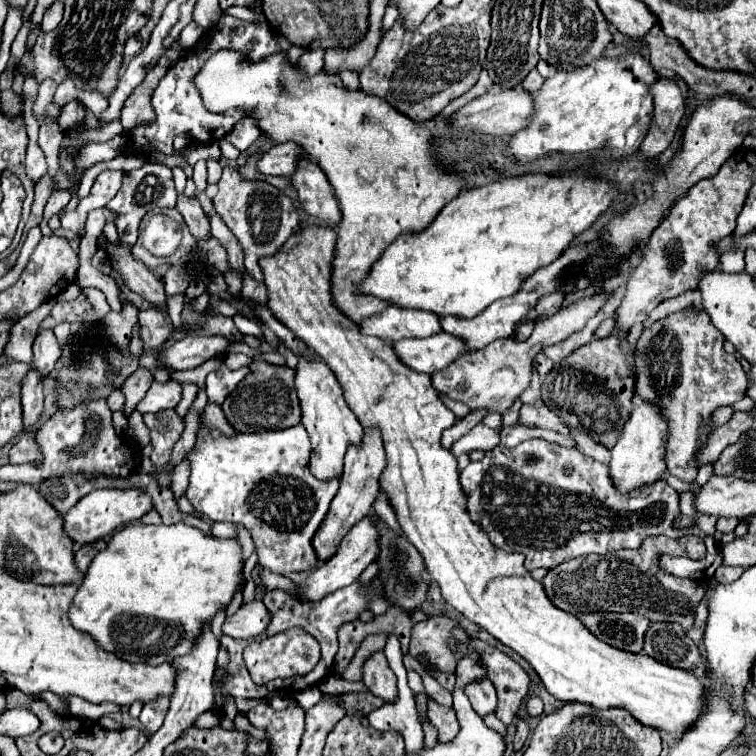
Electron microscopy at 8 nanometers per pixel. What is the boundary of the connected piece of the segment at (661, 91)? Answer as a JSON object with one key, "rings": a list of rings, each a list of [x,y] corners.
{"rings":[[[659,78],[657,86],[653,86],[653,96],[655,96],[653,122],[639,150],[649,158],[659,156],[671,144],[681,122],[681,116],[685,112],[685,100],[681,96],[680,87],[670,79]]]}

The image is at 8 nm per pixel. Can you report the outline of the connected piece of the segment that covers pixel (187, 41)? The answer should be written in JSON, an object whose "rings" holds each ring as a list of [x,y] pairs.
{"rings":[[[189,24],[189,26],[185,26],[183,30],[181,30],[181,34],[179,34],[179,46],[183,48],[183,50],[189,50],[197,40],[199,40],[199,36],[201,36],[201,32],[199,32],[199,28],[197,28],[197,24]]]}

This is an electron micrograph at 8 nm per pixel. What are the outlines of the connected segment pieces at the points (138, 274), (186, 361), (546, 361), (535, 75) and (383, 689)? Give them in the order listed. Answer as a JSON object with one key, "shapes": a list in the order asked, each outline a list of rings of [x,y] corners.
{"shapes":[[[[107,244],[107,250],[113,256],[113,266],[117,266],[121,270],[121,278],[123,278],[125,286],[129,290],[137,292],[139,296],[143,296],[145,300],[149,300],[163,314],[167,314],[169,308],[167,308],[167,294],[163,290],[163,282],[159,282],[157,276],[149,268],[145,268],[141,262],[133,260],[129,248],[125,248],[125,246],[113,248]]],[[[189,334],[183,340],[167,346],[165,352],[159,354],[159,360],[175,370],[191,370],[211,358],[227,356],[227,350],[233,342],[221,336],[199,336]]],[[[539,352],[537,358],[535,358],[535,370],[537,370],[537,374],[539,374],[539,376],[545,376],[551,368],[553,368],[551,358],[547,358],[543,352]]],[[[531,70],[531,72],[527,74],[527,78],[525,78],[521,84],[523,84],[525,90],[529,90],[529,92],[537,92],[537,90],[541,90],[543,82],[545,82],[543,76],[541,76],[537,70]]],[[[383,650],[373,652],[363,664],[363,682],[367,684],[369,692],[393,702],[397,696],[397,678],[387,664]]]]}

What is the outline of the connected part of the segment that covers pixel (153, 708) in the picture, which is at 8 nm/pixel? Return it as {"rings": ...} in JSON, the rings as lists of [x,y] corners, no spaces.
{"rings":[[[159,698],[157,702],[147,702],[143,704],[143,710],[141,710],[141,716],[139,716],[139,722],[143,724],[143,728],[149,732],[149,734],[155,734],[163,720],[165,720],[165,714],[167,714],[167,708],[169,708],[169,700],[167,698]]]}

